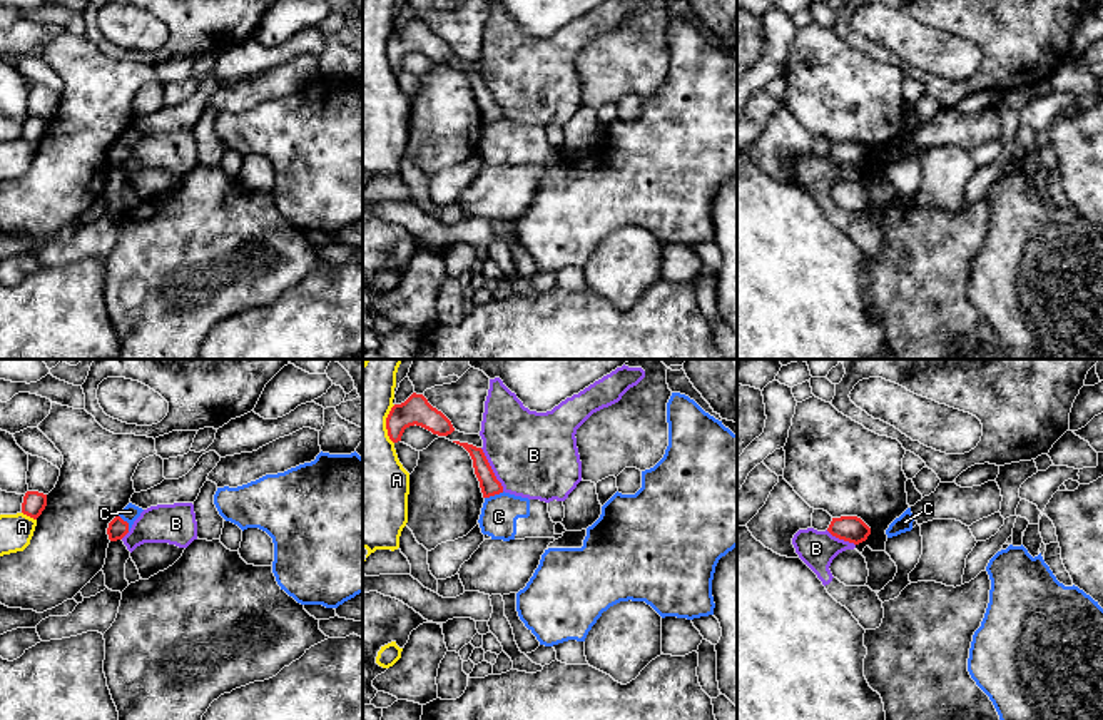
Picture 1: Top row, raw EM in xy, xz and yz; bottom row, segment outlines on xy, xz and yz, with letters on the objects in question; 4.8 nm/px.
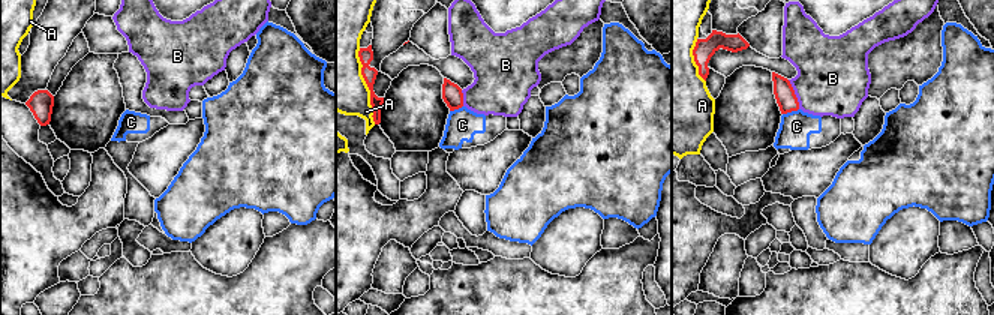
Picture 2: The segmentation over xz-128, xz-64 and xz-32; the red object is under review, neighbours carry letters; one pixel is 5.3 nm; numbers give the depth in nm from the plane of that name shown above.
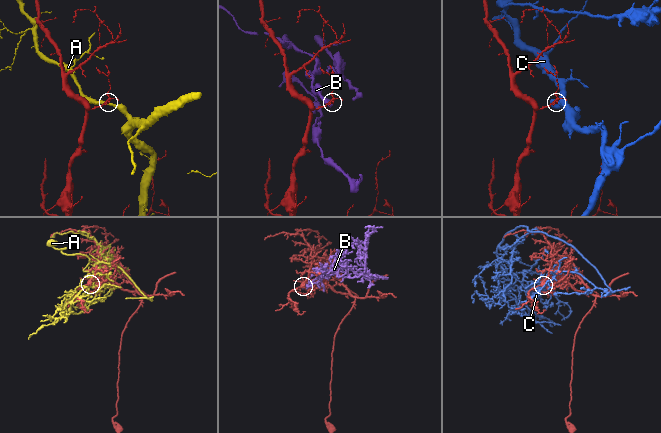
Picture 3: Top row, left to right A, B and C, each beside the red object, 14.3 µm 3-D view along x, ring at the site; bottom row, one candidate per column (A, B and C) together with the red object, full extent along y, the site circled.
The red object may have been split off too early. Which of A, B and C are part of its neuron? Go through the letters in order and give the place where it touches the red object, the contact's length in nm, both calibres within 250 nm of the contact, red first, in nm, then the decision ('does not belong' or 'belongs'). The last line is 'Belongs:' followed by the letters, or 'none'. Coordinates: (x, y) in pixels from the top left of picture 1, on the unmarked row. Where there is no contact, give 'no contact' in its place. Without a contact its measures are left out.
A: contact xy (29, 141); length 80 nm; calibres 110 and 160 nm; does not belong
B: contact xz (492, 96); length 240 nm; calibres 90 and 420 nm; does not belong
C: contact xz (493, 121); length 100 nm; calibres 90 and 180 nm; does not belong
Belongs: none

